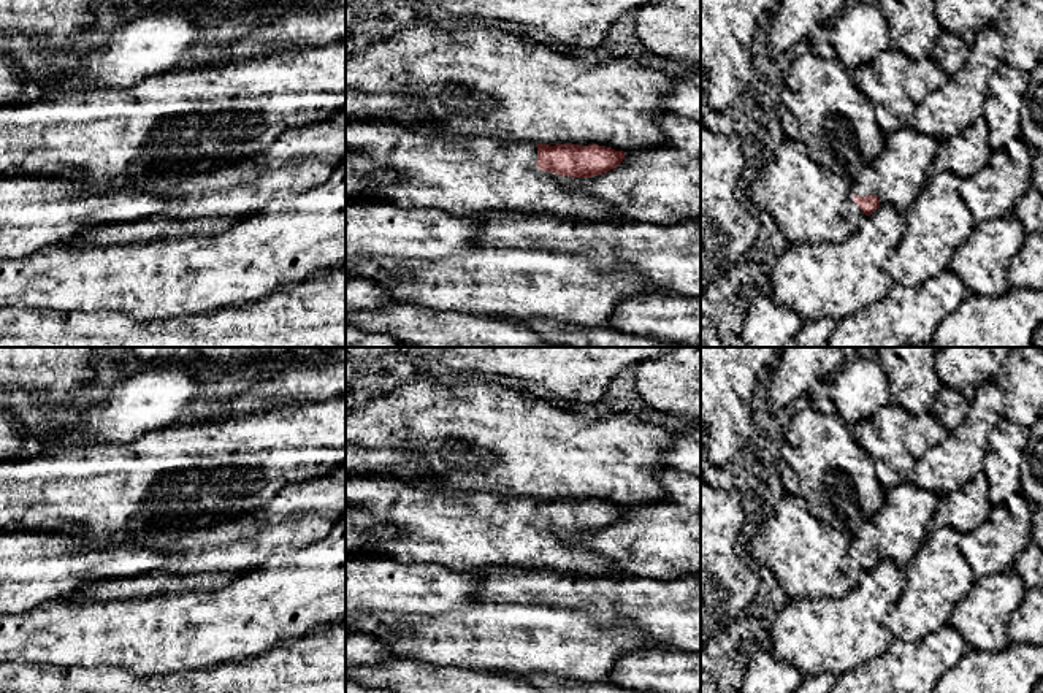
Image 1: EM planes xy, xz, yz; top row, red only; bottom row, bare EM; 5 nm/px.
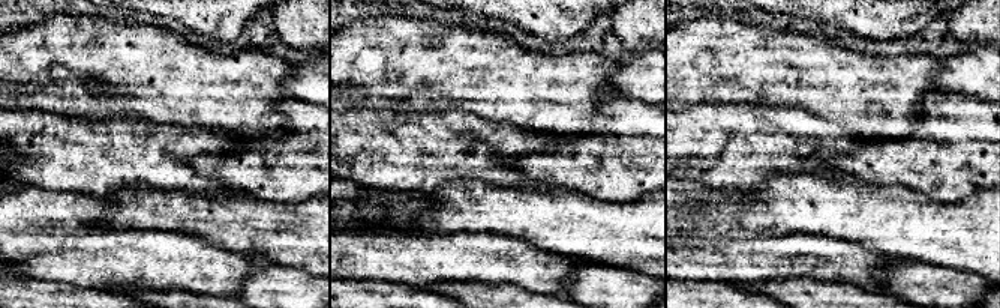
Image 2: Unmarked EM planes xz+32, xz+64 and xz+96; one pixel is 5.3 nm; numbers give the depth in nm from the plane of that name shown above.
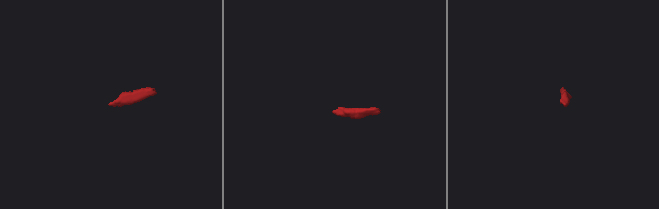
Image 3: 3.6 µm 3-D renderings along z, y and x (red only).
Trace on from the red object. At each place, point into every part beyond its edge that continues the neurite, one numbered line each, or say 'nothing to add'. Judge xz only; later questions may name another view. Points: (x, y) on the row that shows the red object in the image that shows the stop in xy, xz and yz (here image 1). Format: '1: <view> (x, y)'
1: xz (468, 175)

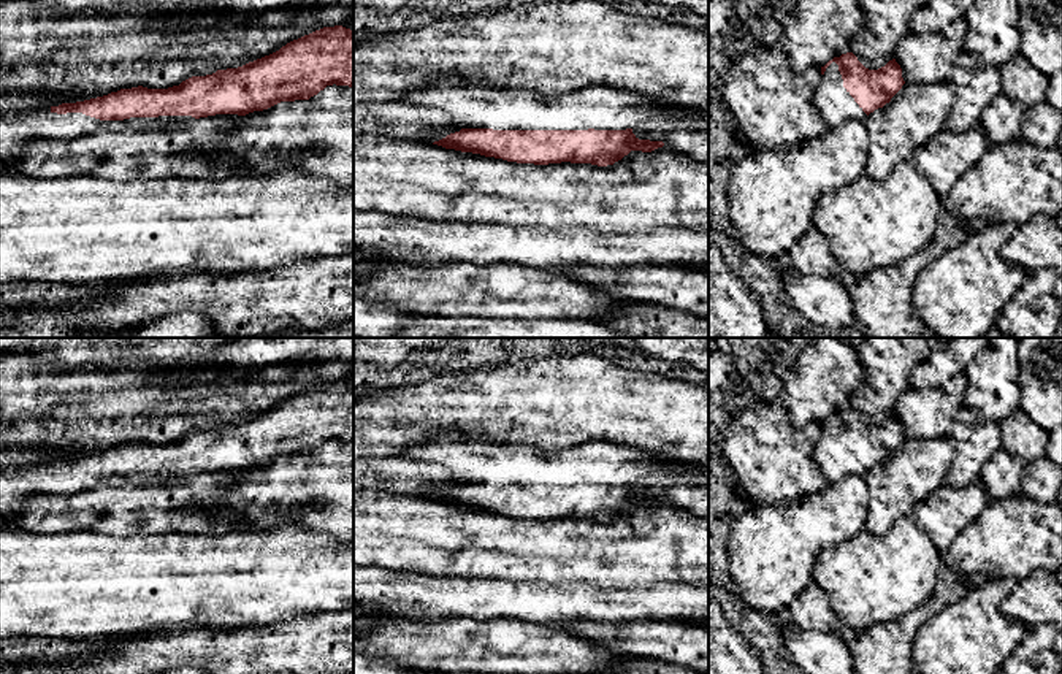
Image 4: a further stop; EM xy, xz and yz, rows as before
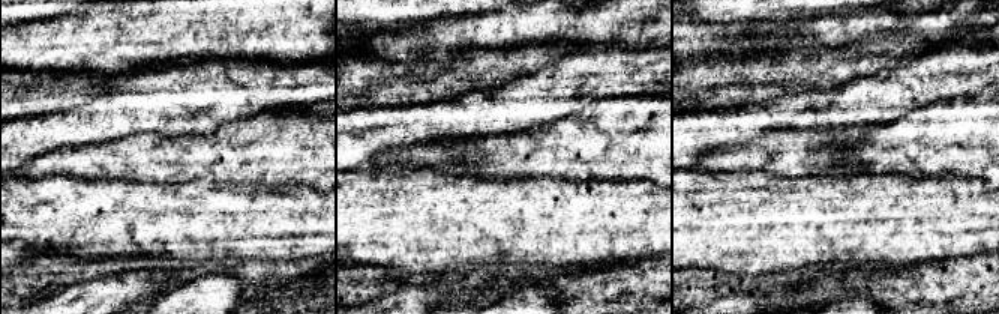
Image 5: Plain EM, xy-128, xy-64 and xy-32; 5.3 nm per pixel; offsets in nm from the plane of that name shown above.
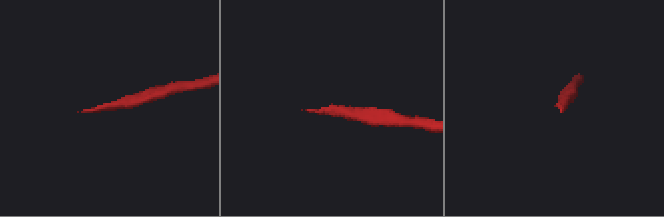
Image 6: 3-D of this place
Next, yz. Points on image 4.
1: yz (836, 105)

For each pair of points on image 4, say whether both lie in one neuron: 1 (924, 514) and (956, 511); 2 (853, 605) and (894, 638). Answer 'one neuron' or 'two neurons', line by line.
1: one neuron
2: two neurons

